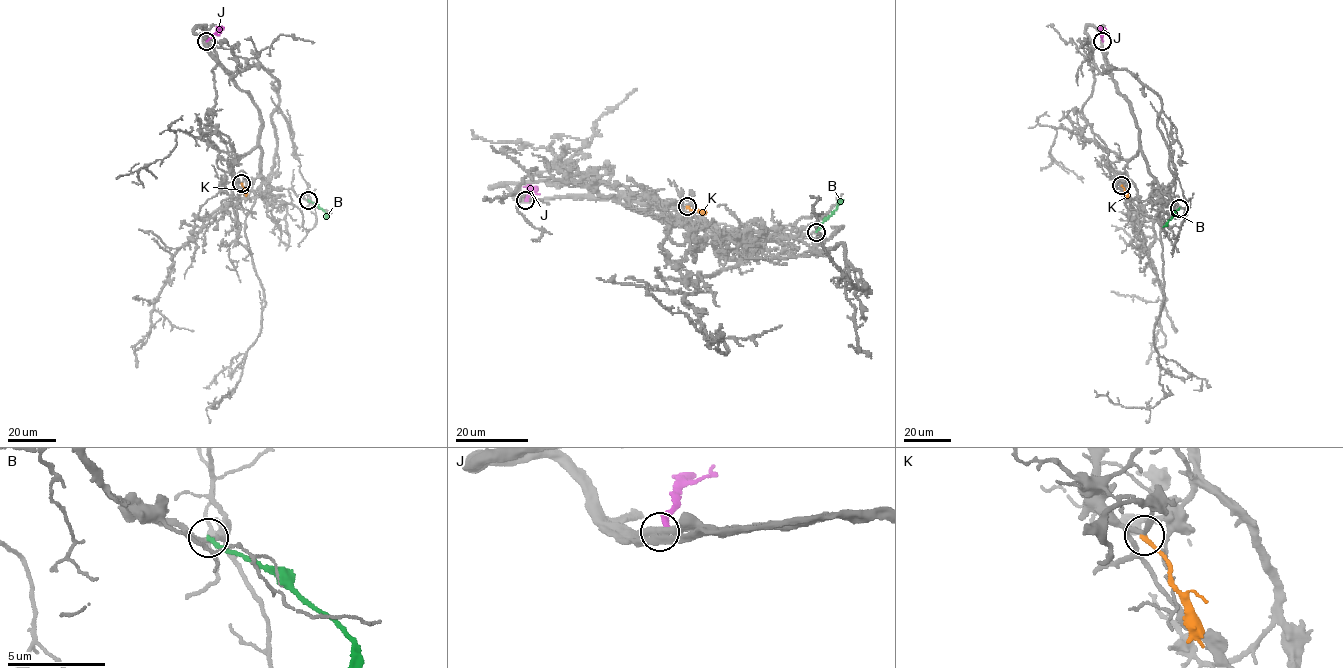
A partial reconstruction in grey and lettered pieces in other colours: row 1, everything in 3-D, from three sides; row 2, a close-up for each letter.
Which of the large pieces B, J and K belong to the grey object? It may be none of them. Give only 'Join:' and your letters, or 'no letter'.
Join: no letter

